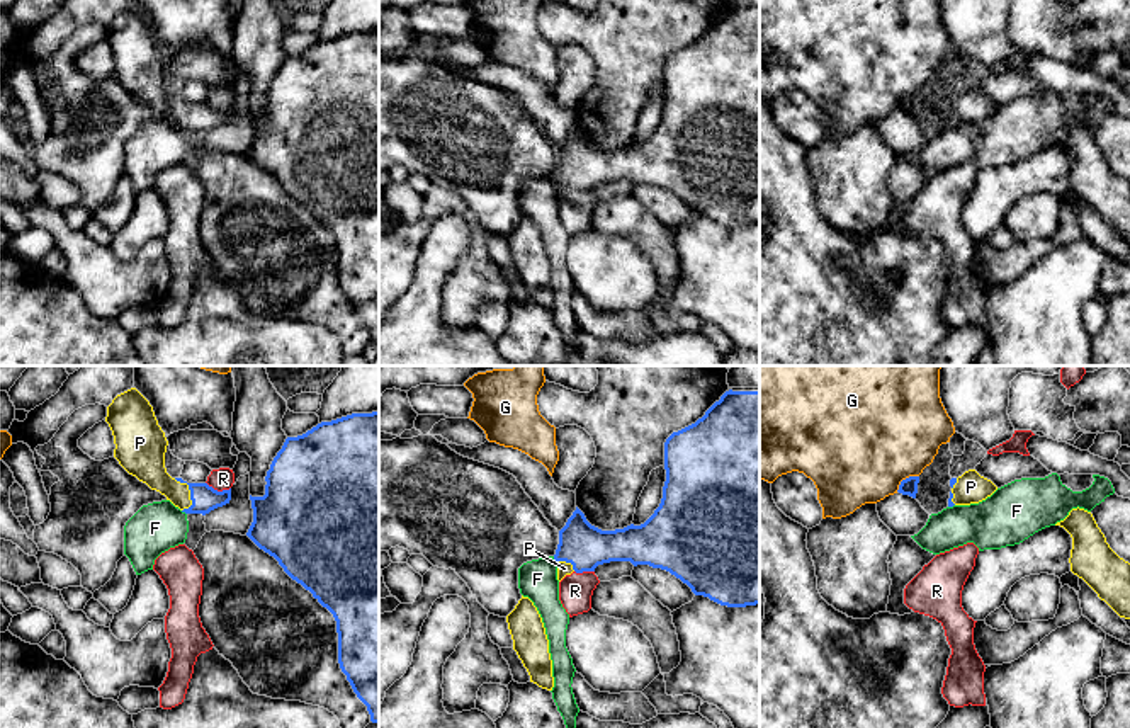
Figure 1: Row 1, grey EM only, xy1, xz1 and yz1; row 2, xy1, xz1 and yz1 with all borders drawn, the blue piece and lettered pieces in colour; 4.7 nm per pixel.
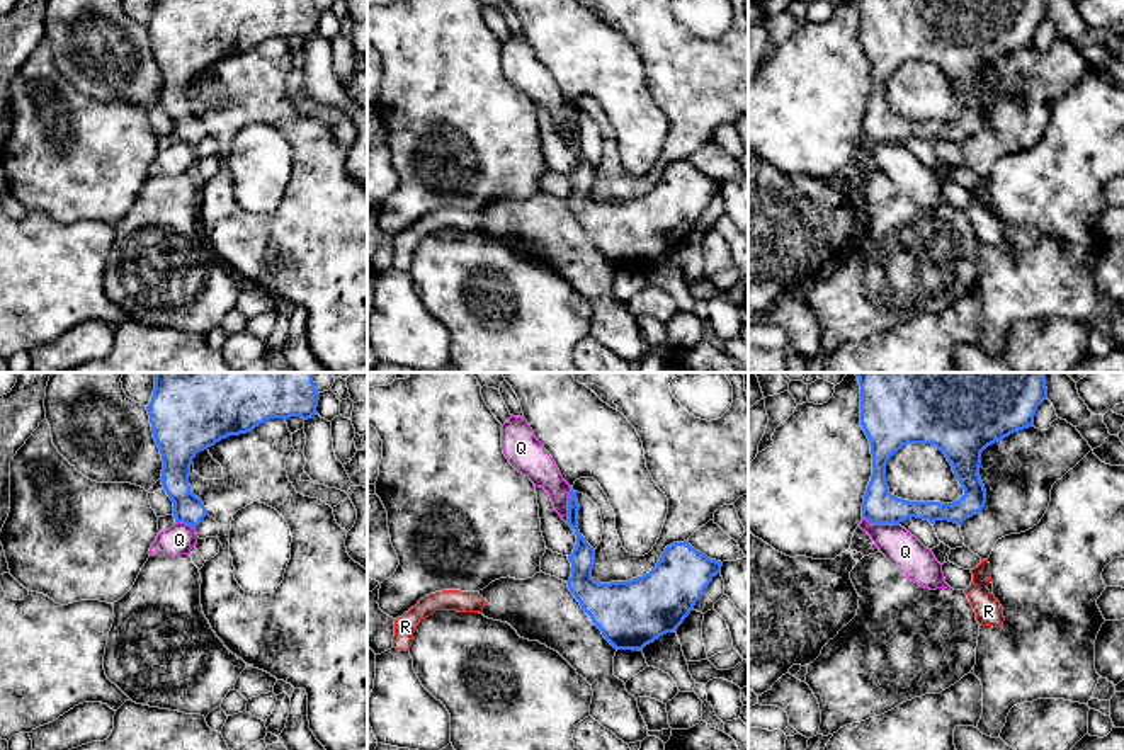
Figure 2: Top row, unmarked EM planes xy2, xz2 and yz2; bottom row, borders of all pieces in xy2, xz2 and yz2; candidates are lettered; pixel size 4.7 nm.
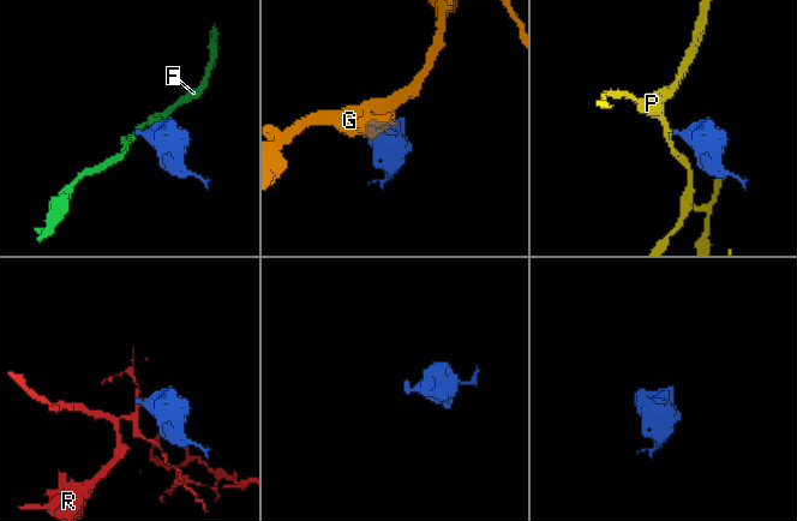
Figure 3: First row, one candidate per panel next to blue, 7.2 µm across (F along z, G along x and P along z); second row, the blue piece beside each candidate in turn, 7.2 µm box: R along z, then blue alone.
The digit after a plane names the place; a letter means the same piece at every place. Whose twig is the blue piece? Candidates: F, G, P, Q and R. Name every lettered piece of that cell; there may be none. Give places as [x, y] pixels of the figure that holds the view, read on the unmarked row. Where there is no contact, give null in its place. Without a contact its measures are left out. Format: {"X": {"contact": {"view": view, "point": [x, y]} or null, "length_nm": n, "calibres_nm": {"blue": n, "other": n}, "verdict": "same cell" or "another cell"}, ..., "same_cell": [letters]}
{"F": {"contact": {"view": "xz1", "point": [554, 177]}, "length_nm": 40, "calibres_nm": {"blue": 220, "other": 190}, "verdict": "another cell"}, "G": {"contact": {"view": "yz1", "point": [906, 97]}, "length_nm": 130, "calibres_nm": {"blue": 80, "other": 500}, "verdict": "another cell"}, "P": {"contact": {"view": "xy1", "point": [189, 108]}, "length_nm": 170, "calibres_nm": {"blue": 130, "other": 190}, "verdict": "same cell"}, "Q": {"contact": {"view": "yz2", "point": [881, 142]}, "length_nm": 180, "calibres_nm": {"blue": 160, "other": 170}, "verdict": "another cell"}, "R": {"contact": {"view": "xy1", "point": [216, 109]}, "length_nm": 120, "calibres_nm": {"blue": 130, "other": 110}, "verdict": "another cell"}, "same_cell": ["P"]}

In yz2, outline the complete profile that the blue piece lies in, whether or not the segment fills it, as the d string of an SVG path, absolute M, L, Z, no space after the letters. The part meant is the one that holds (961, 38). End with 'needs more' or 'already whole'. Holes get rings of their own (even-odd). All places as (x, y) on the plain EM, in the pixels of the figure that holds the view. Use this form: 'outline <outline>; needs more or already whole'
outline M859 0L860 44L871 61L872 95L862 138L900 143L917 136L962 143L983 129L981 71L1034 44L1046 0ZM906 63L940 68L964 109L952 122L910 121L889 112L886 83Z; already whole

